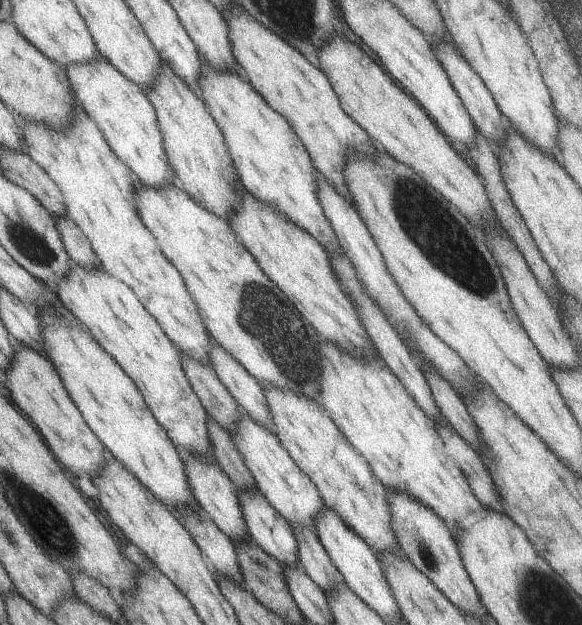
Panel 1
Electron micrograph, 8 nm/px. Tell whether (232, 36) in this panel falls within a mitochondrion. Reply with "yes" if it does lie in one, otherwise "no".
no

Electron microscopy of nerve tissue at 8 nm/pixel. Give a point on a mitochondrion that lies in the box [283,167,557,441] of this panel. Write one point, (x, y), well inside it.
(438, 236)

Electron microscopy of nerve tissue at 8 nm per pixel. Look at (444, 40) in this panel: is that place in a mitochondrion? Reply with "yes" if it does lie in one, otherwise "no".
no

